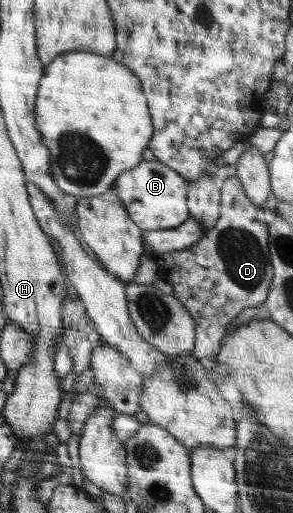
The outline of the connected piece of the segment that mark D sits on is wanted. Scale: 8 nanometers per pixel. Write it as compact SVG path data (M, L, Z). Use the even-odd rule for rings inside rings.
M234 174L228 177L221 188L220 218L217 225L205 233L205 237L193 246L182 251L151 255L161 266L161 281L168 287L177 300L180 300L189 315L194 318L196 327L196 345L190 352L197 360L212 360L219 351L226 336L227 326L241 312L255 309L264 304L273 279L272 265L269 253L269 212L262 207L256 207L247 197Z

